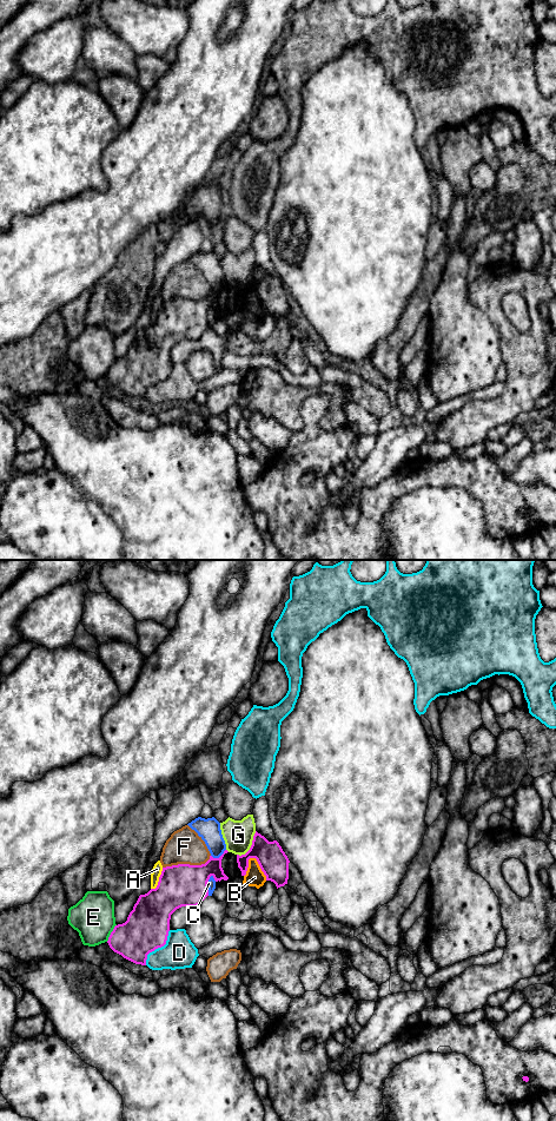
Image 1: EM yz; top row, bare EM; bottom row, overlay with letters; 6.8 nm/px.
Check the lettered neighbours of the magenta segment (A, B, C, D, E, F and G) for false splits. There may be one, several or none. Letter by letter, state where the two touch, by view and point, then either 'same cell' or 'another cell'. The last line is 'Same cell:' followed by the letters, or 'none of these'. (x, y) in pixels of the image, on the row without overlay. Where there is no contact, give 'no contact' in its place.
A: contact yz (159, 314); another cell
B: contact yz (259, 299); another cell
C: contact yz (206, 320); another cell
D: contact yz (158, 381); another cell
E: contact yz (111, 367); another cell
F: contact yz (187, 298); another cell
G: contact yz (251, 281); another cell
Same cell: none of these

